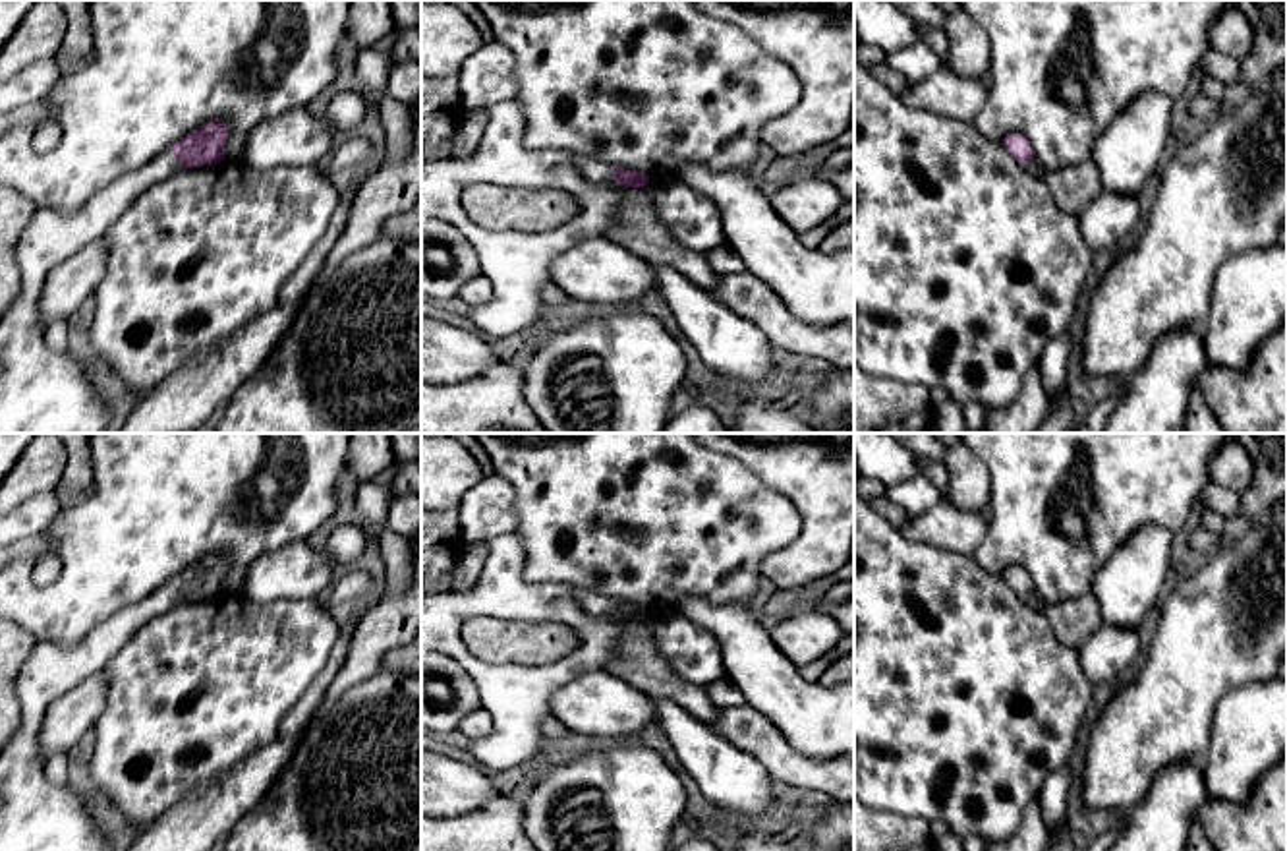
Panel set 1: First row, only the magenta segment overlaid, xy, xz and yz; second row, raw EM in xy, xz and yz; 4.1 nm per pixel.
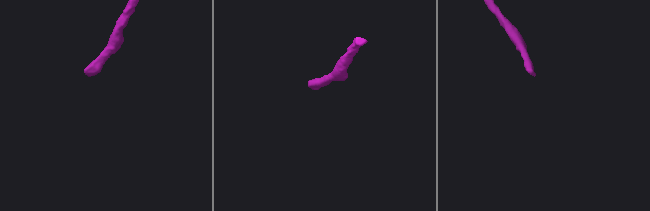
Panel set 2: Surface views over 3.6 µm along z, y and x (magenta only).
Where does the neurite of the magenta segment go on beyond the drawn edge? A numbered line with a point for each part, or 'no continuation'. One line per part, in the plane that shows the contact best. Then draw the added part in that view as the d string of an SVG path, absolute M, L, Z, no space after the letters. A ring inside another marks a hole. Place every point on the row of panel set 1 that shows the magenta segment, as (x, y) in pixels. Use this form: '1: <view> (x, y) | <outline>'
1: xy (41, 391) | M168 149L73 213L37 207L15 246L21 290L0 317L0 433L106 431L110 414L79 362L48 348L39 300L56 265L100 240L145 190L182 168Z

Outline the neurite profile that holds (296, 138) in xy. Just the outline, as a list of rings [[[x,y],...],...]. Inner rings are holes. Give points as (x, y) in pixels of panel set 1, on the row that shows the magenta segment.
[[[296,106],[249,132],[242,162],[257,170],[325,164],[338,141],[338,132],[327,118]]]

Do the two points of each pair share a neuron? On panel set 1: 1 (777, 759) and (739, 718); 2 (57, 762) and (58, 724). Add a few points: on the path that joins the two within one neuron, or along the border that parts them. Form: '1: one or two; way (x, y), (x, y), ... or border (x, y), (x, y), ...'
1: one; way (770, 749), (748, 728)
2: two; border (68, 749), (58, 751), (47, 762)

